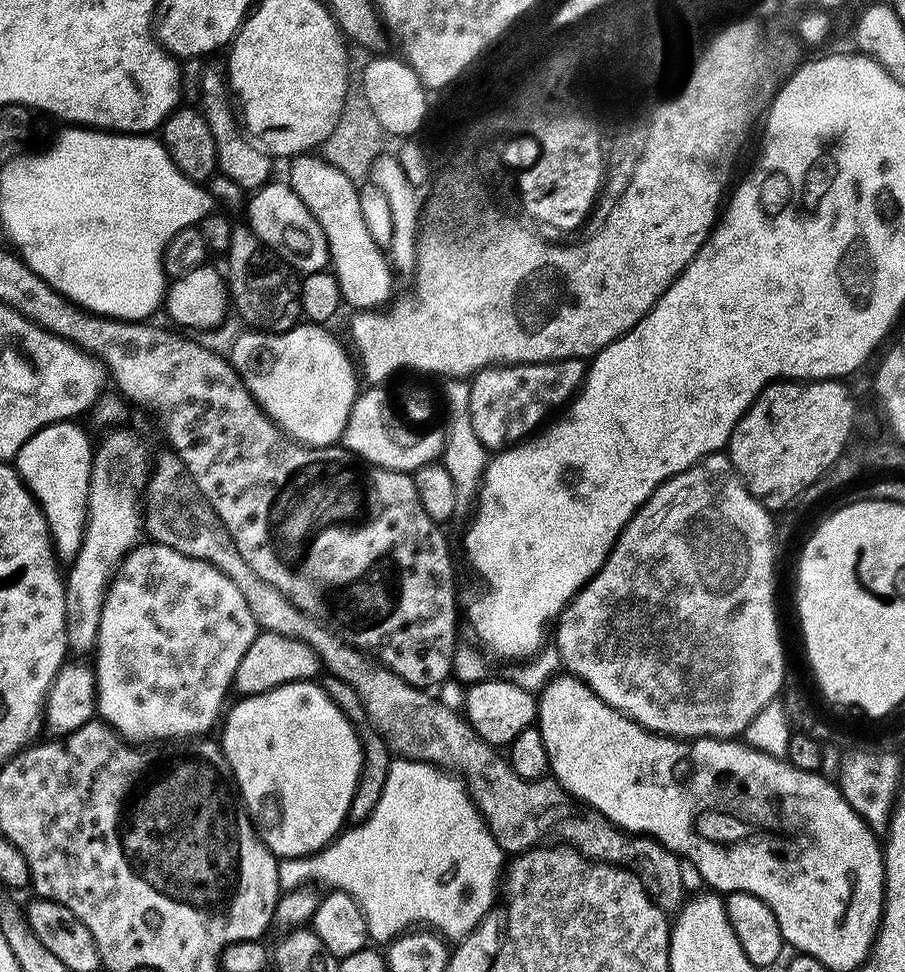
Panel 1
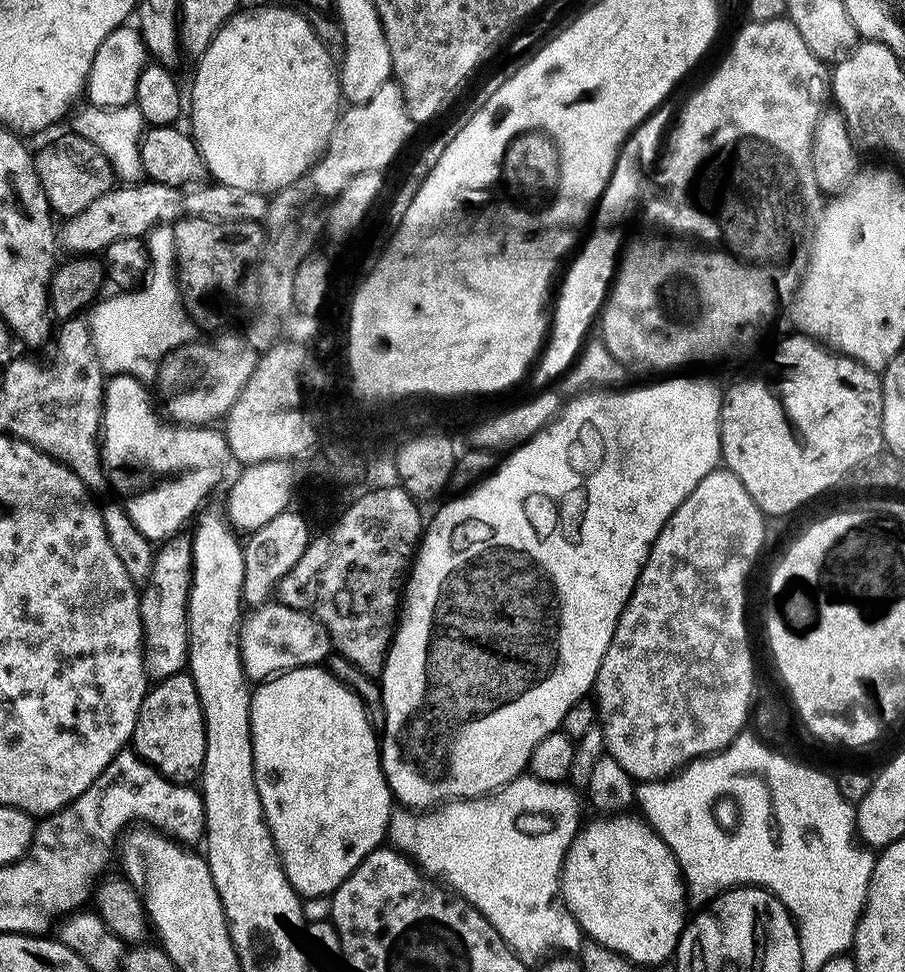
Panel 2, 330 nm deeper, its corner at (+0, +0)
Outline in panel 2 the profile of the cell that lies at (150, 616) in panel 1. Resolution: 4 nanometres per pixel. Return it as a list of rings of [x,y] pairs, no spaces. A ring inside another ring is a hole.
[[[269,602],[251,609],[240,622],[240,657],[244,674],[252,682],[263,682],[292,668],[320,666],[330,655],[328,631],[305,612],[279,602]]]

